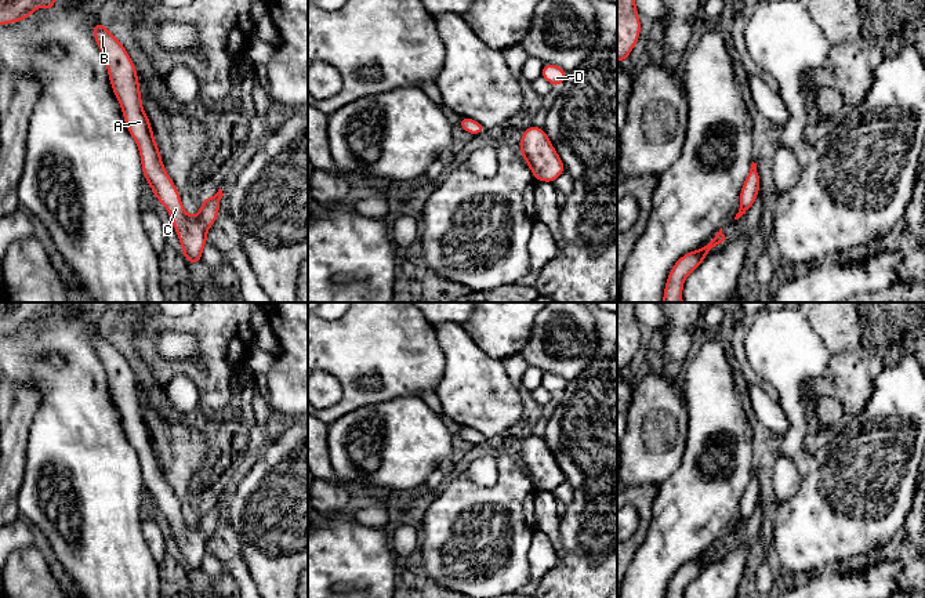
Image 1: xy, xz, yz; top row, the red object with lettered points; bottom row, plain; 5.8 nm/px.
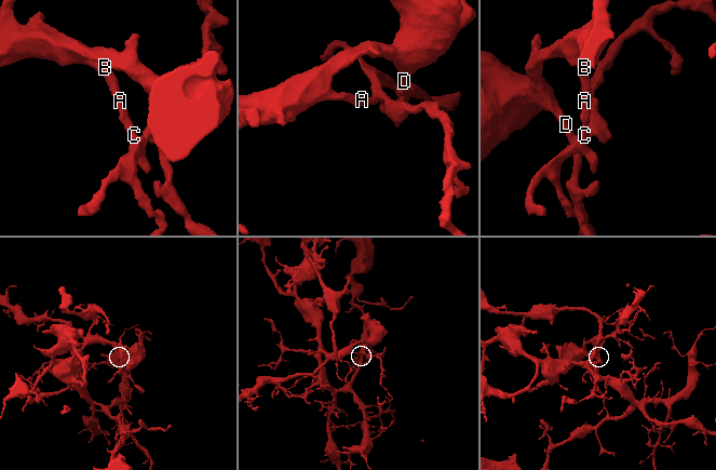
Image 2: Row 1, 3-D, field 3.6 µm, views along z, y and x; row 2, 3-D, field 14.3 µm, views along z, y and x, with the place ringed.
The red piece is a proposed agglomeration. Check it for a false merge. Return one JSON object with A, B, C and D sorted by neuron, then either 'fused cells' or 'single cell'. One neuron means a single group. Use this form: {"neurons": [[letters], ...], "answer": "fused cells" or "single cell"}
{"neurons": [["A", "B", "C", "D"]], "answer": "single cell"}

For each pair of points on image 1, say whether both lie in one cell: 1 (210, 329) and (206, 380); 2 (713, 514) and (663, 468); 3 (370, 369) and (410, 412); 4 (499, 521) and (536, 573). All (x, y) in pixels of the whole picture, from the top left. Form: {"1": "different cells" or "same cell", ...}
{"1": "same cell", "2": "different cells", "3": "different cells", "4": "different cells"}

